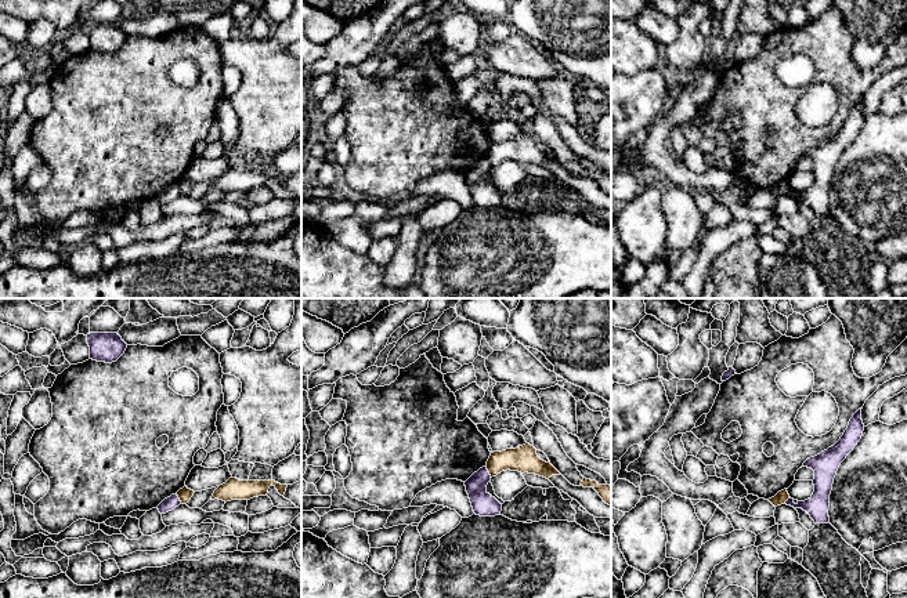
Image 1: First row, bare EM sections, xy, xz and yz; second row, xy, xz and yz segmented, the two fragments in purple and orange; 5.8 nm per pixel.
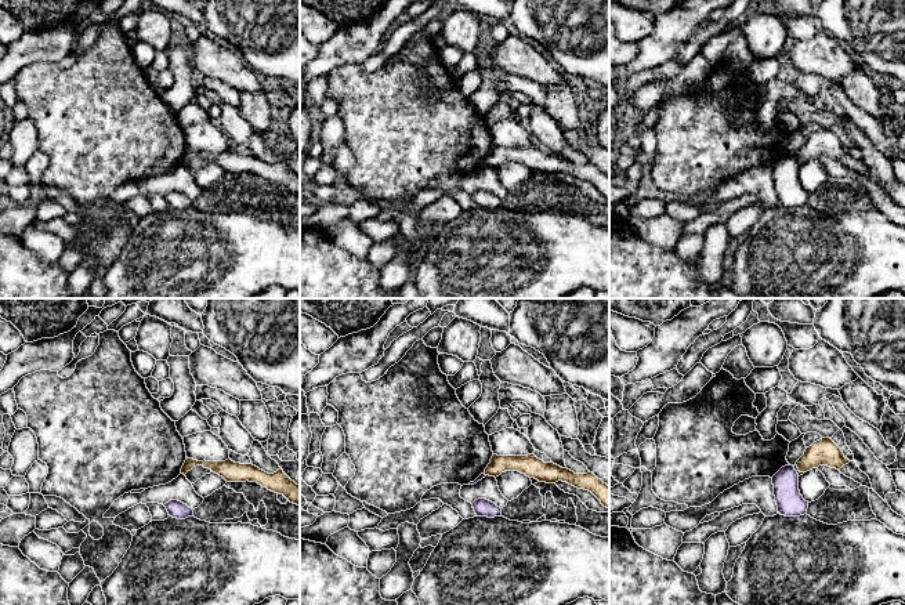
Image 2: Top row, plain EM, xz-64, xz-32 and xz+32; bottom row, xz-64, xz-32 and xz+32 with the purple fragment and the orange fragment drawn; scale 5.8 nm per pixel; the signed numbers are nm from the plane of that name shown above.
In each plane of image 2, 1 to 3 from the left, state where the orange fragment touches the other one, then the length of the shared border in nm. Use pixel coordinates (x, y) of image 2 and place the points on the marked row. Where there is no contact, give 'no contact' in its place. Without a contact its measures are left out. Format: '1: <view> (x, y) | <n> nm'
1: no contact
2: xz-32 (484, 474) | 30 nm
3: no contact

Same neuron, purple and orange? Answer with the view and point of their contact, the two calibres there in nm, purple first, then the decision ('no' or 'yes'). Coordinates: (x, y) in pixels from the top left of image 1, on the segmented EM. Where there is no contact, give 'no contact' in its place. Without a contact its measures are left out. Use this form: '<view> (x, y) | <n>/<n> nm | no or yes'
xz (487, 471) | 140/160 nm | no

